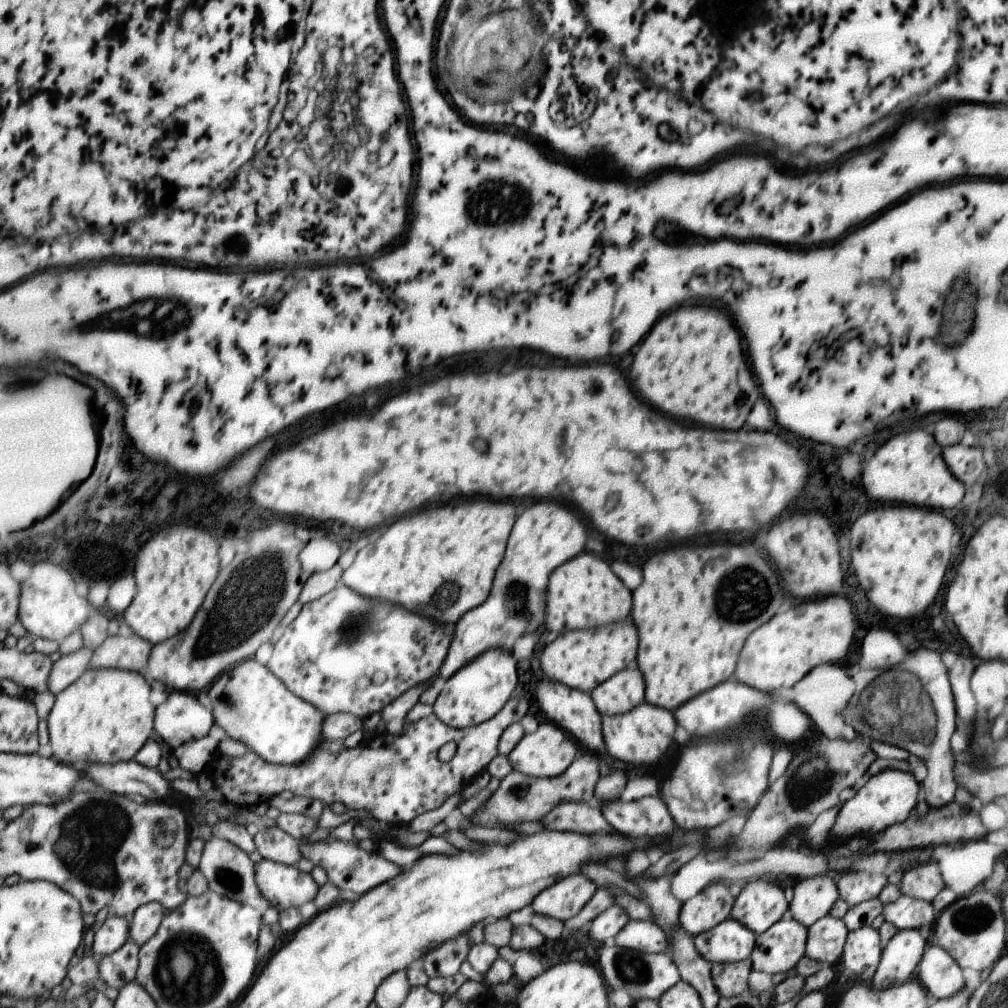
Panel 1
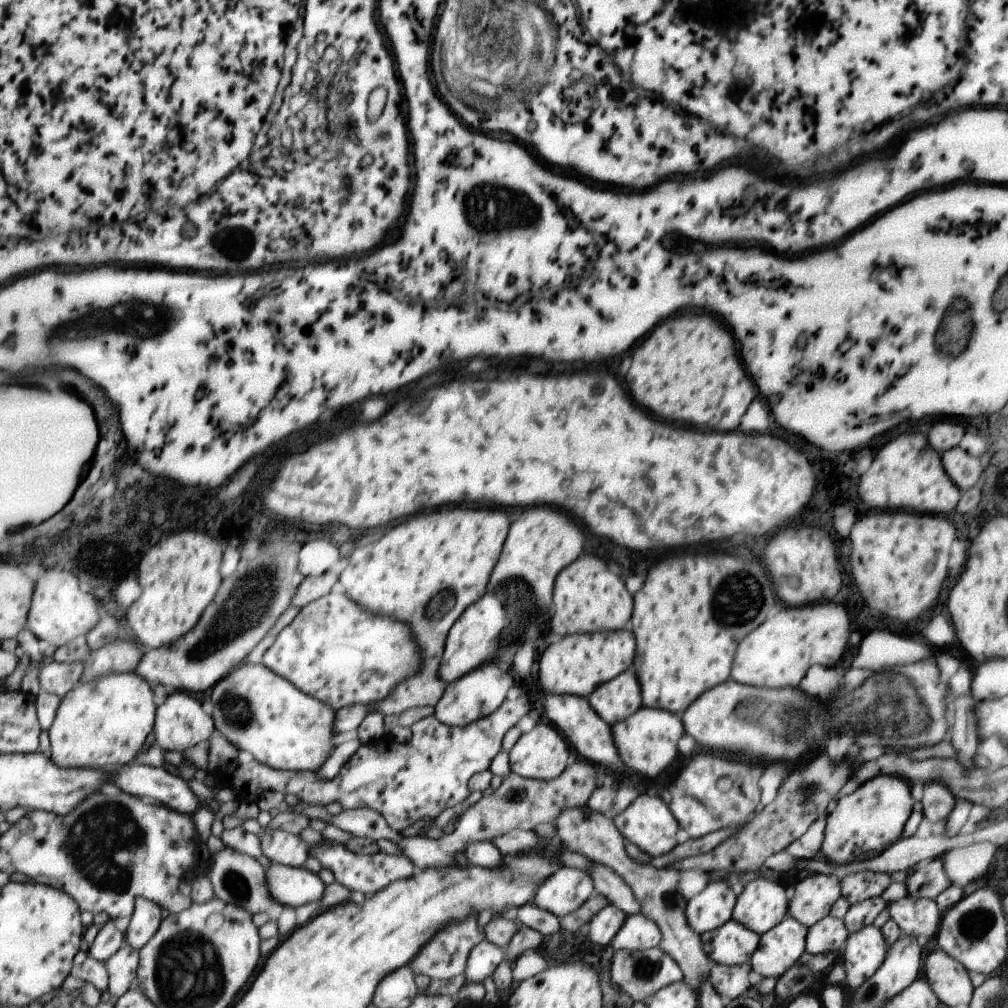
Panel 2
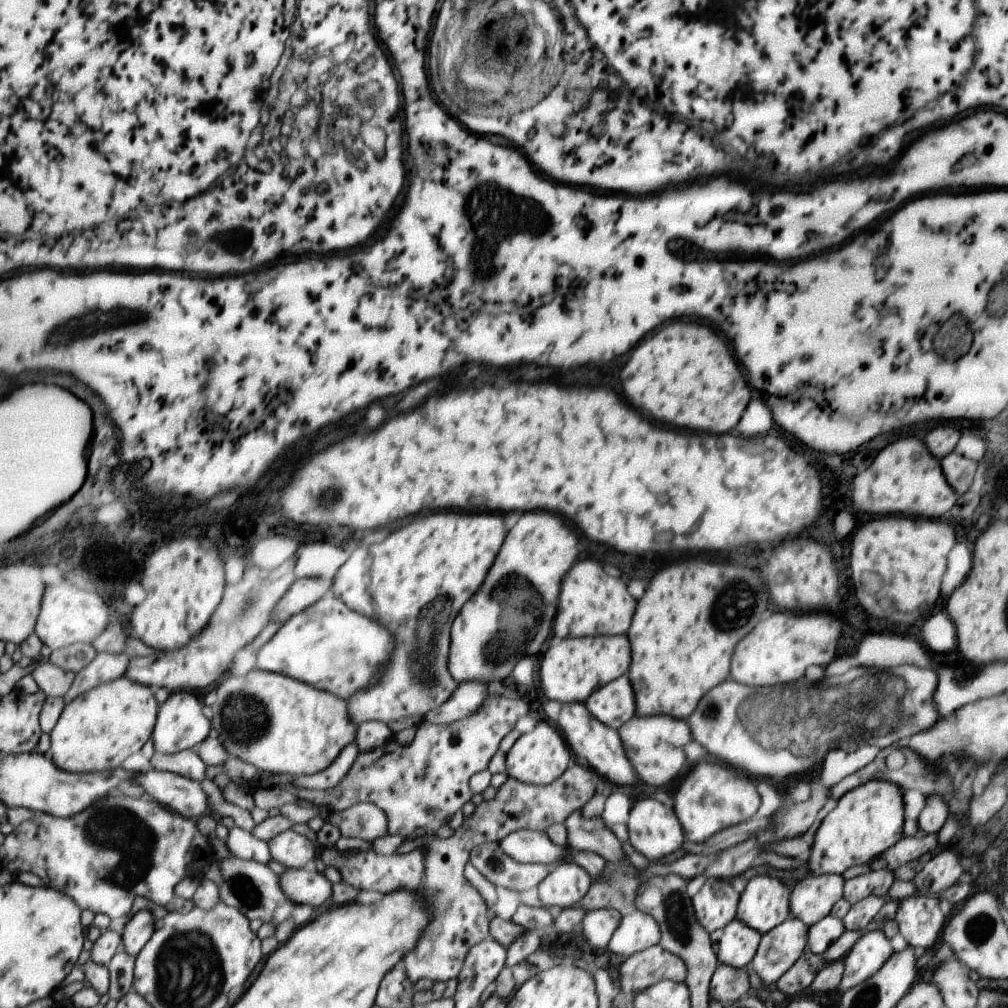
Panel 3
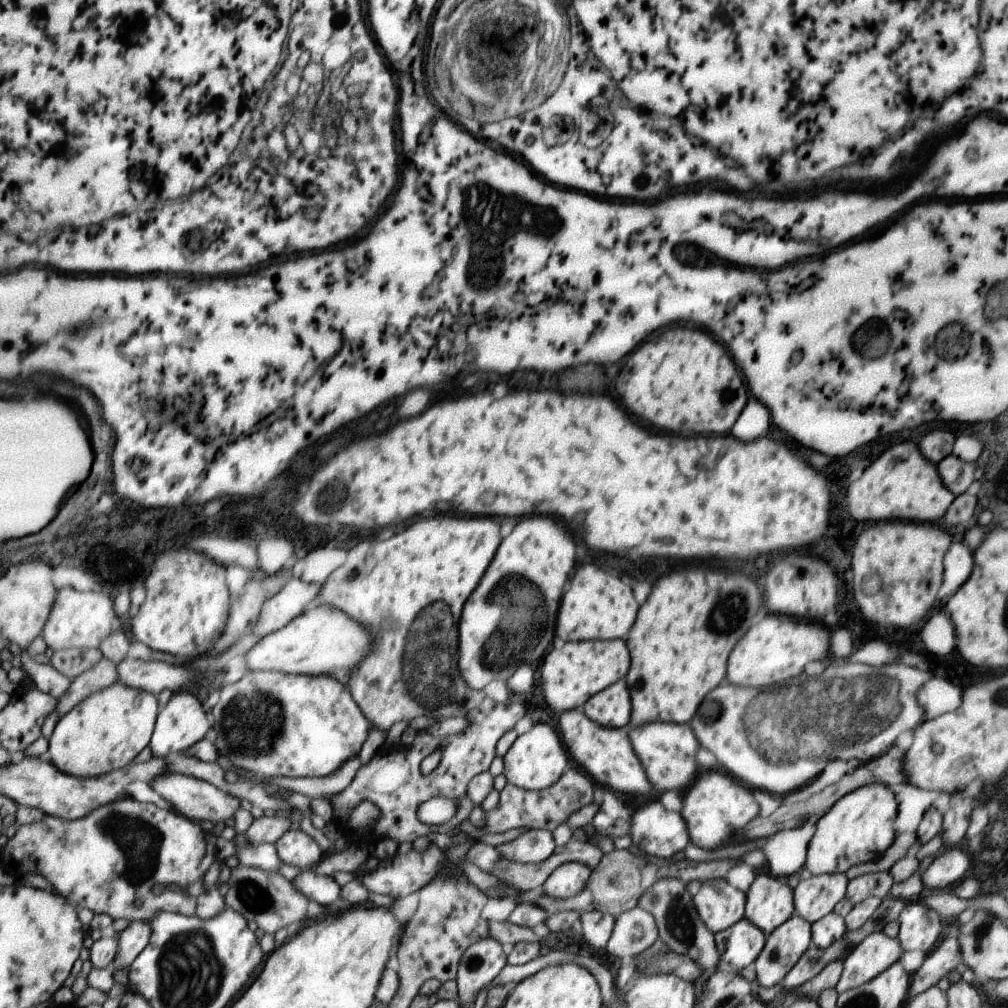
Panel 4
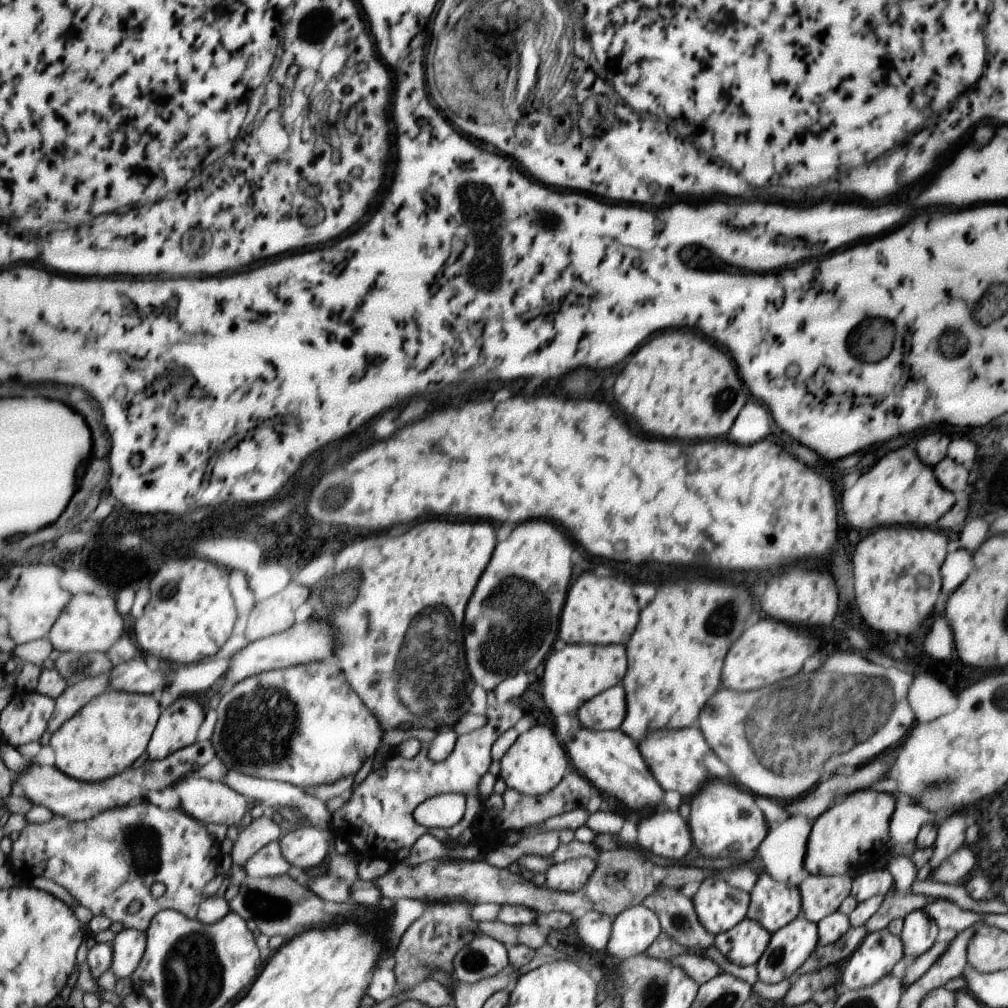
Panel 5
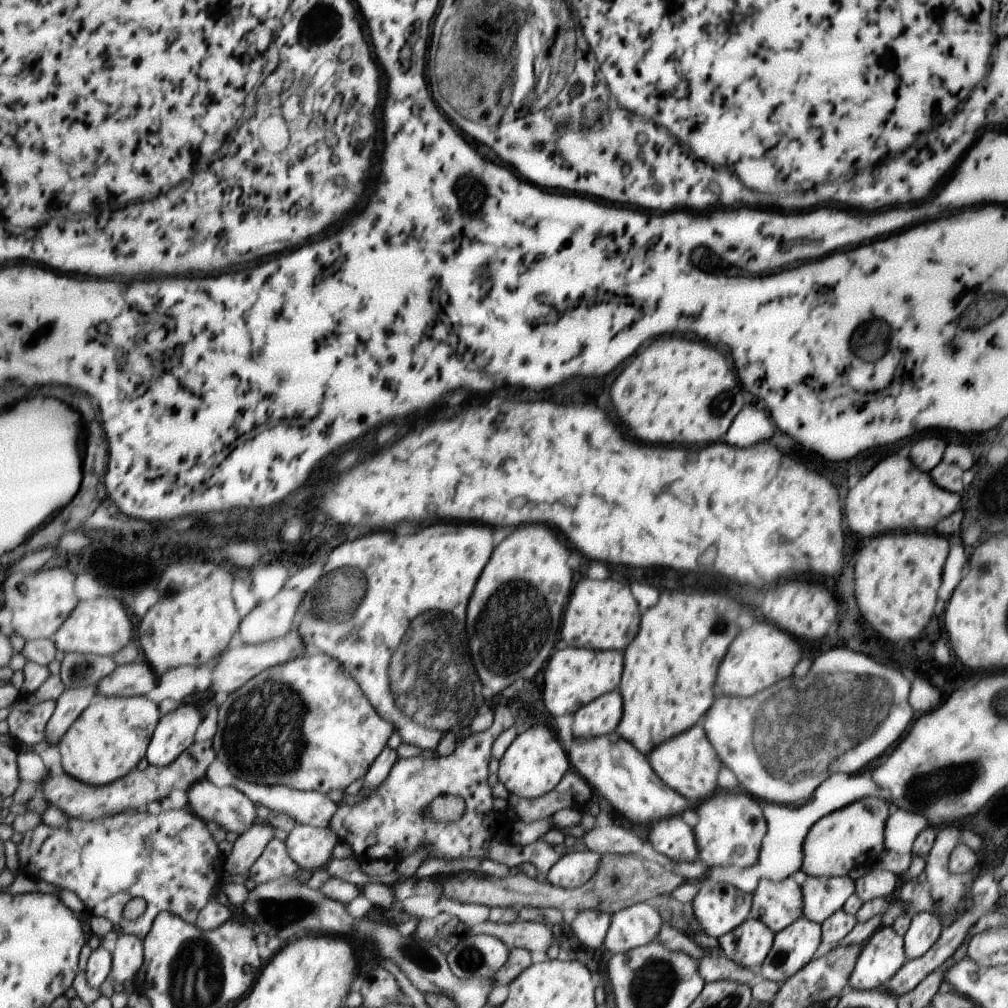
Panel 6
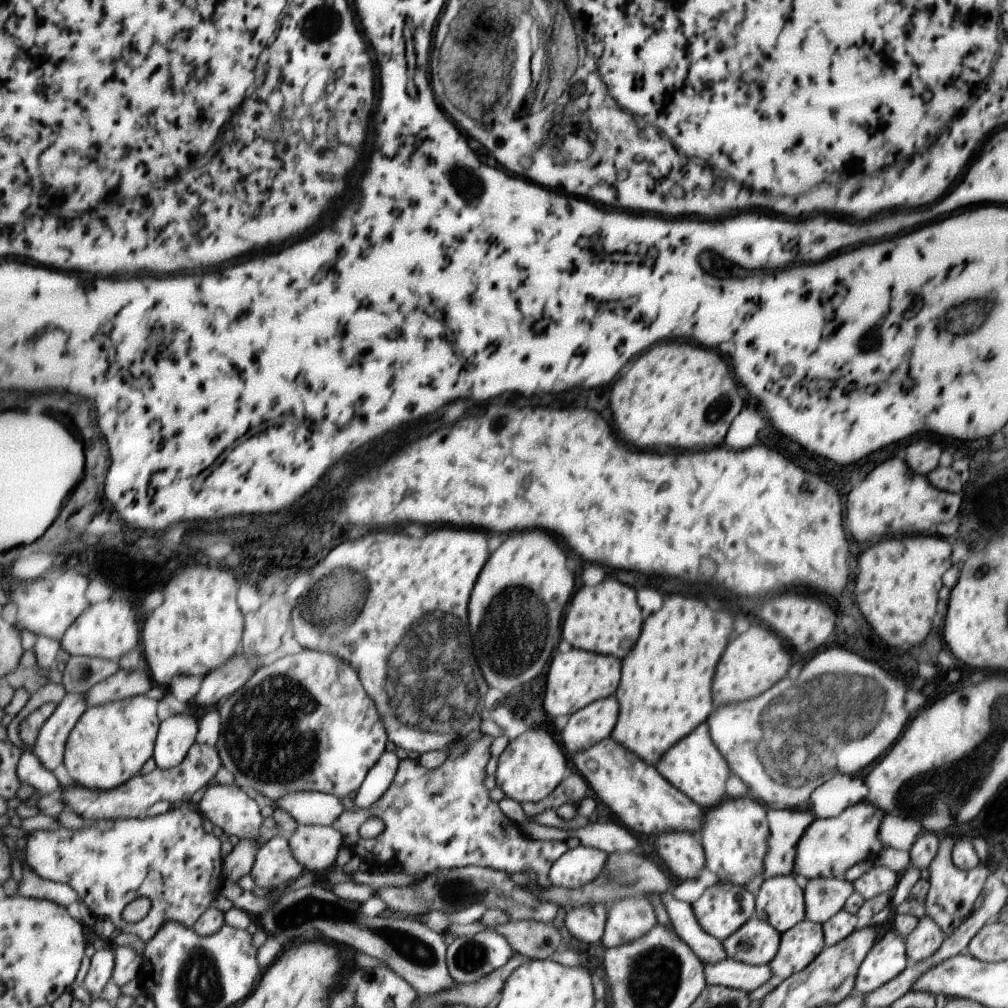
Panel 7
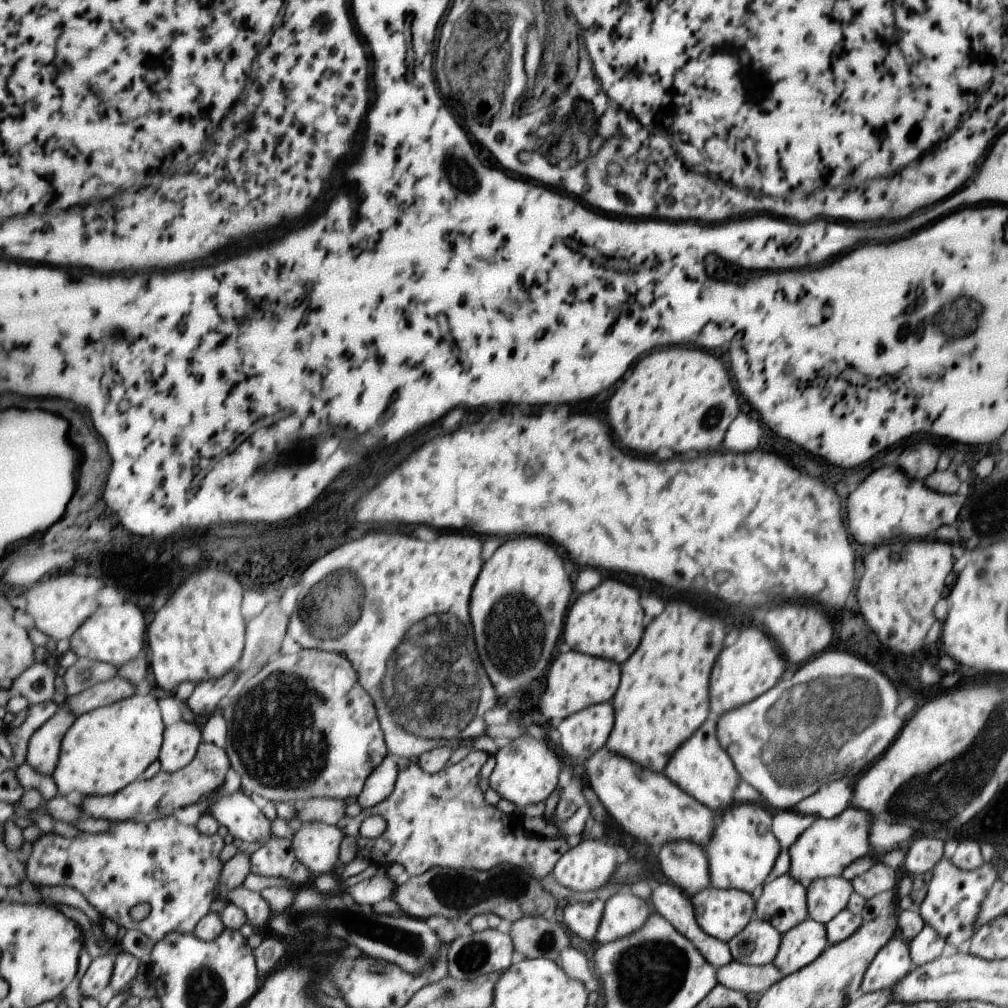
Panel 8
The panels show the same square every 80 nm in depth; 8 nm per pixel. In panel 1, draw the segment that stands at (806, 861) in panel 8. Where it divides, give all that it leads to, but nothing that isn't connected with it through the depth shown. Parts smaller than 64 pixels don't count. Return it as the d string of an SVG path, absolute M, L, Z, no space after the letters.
M887 769L872 777L857 790L857 794L843 804L839 810L835 824L831 826L833 834L853 834L853 832L877 832L885 826L891 826L895 822L903 822L911 808L915 806L915 798L919 792L920 783L909 772L899 772L895 769Z

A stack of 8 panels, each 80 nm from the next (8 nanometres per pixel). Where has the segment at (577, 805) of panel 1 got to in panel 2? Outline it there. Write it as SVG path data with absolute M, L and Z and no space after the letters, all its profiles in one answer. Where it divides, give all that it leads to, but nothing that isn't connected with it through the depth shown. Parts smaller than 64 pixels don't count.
M585 806L564 808L555 817L554 830L565 849L585 856L595 865L609 867L632 890L638 900L639 912L658 925L662 940L658 947L665 951L681 969L682 981L688 983L696 992L701 981L708 976L711 960L705 954L700 935L693 931L684 915L686 900L681 893L675 892L678 872L675 868L656 869L649 865L633 862L623 852L621 834L603 814L588 811Z

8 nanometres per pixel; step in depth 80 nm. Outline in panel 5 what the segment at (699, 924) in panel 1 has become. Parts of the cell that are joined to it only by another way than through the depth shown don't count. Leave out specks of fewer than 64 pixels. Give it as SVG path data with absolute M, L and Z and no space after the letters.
M717 875L701 881L691 900L701 926L713 936L733 929L750 906L746 891L737 890Z

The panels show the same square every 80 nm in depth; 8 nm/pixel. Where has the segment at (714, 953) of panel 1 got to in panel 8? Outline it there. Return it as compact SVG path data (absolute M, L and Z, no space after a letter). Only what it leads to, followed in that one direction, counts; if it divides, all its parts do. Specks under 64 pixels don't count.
M755 917L749 925L726 942L733 960L748 965L773 962L781 948L782 935L770 922Z

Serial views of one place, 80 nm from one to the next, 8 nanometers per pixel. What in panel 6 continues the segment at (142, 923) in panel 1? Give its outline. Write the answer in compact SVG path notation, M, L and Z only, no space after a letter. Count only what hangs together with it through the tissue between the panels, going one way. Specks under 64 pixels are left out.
M122 932L112 952L111 978L122 983L135 976L135 972L145 964L143 941L144 939L139 938L139 935Z

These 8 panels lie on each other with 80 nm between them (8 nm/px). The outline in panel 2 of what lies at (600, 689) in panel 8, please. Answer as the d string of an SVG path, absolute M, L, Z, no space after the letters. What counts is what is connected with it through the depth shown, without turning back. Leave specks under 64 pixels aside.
M601 630L599 634L573 634L547 646L539 658L539 680L545 693L588 698L604 682L627 670L633 660L633 636L625 630Z

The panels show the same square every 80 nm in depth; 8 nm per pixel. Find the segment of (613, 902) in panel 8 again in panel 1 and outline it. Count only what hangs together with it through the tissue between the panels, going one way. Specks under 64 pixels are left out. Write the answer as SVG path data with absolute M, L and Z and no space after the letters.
M629 920L613 941L618 947L648 955L668 954L667 934L651 921Z

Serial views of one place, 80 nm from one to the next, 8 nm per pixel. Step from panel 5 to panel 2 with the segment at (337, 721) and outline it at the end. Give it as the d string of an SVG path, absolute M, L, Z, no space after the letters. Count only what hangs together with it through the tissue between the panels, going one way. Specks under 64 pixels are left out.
M263 663L241 664L222 678L209 692L214 705L213 718L217 730L225 735L240 750L252 754L253 758L263 764L284 771L317 771L331 755L335 747L331 738L336 735L337 711L327 703L321 702L315 696L308 695L291 680L283 678Z

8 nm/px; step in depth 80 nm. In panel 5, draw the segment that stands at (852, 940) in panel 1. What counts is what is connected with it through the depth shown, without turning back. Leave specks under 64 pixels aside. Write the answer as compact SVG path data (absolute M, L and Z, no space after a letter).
M886 928L867 933L842 962L837 987L842 990L855 990L869 986L889 974L899 958L899 936L891 936Z

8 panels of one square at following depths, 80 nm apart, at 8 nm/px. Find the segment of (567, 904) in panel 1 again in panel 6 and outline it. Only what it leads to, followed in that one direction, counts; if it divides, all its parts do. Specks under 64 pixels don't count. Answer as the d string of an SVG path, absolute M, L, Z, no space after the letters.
M575 851L563 855L545 873L542 880L554 887L577 889L596 872L601 855L595 851Z

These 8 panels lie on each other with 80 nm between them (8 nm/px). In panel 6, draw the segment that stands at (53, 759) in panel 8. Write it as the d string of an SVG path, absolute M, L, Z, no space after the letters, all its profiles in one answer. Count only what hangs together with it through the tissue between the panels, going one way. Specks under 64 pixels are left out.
M99 684L66 688L56 700L56 709L46 728L46 740L58 748L58 742L66 736L74 722L99 694Z

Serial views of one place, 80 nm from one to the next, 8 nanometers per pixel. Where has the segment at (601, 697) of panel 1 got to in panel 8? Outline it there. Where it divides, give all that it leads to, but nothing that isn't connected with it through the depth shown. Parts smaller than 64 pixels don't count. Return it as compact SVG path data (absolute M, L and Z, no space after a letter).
M603 701L565 717L556 727L561 752L571 759L593 756L613 732L613 712L613 706Z

